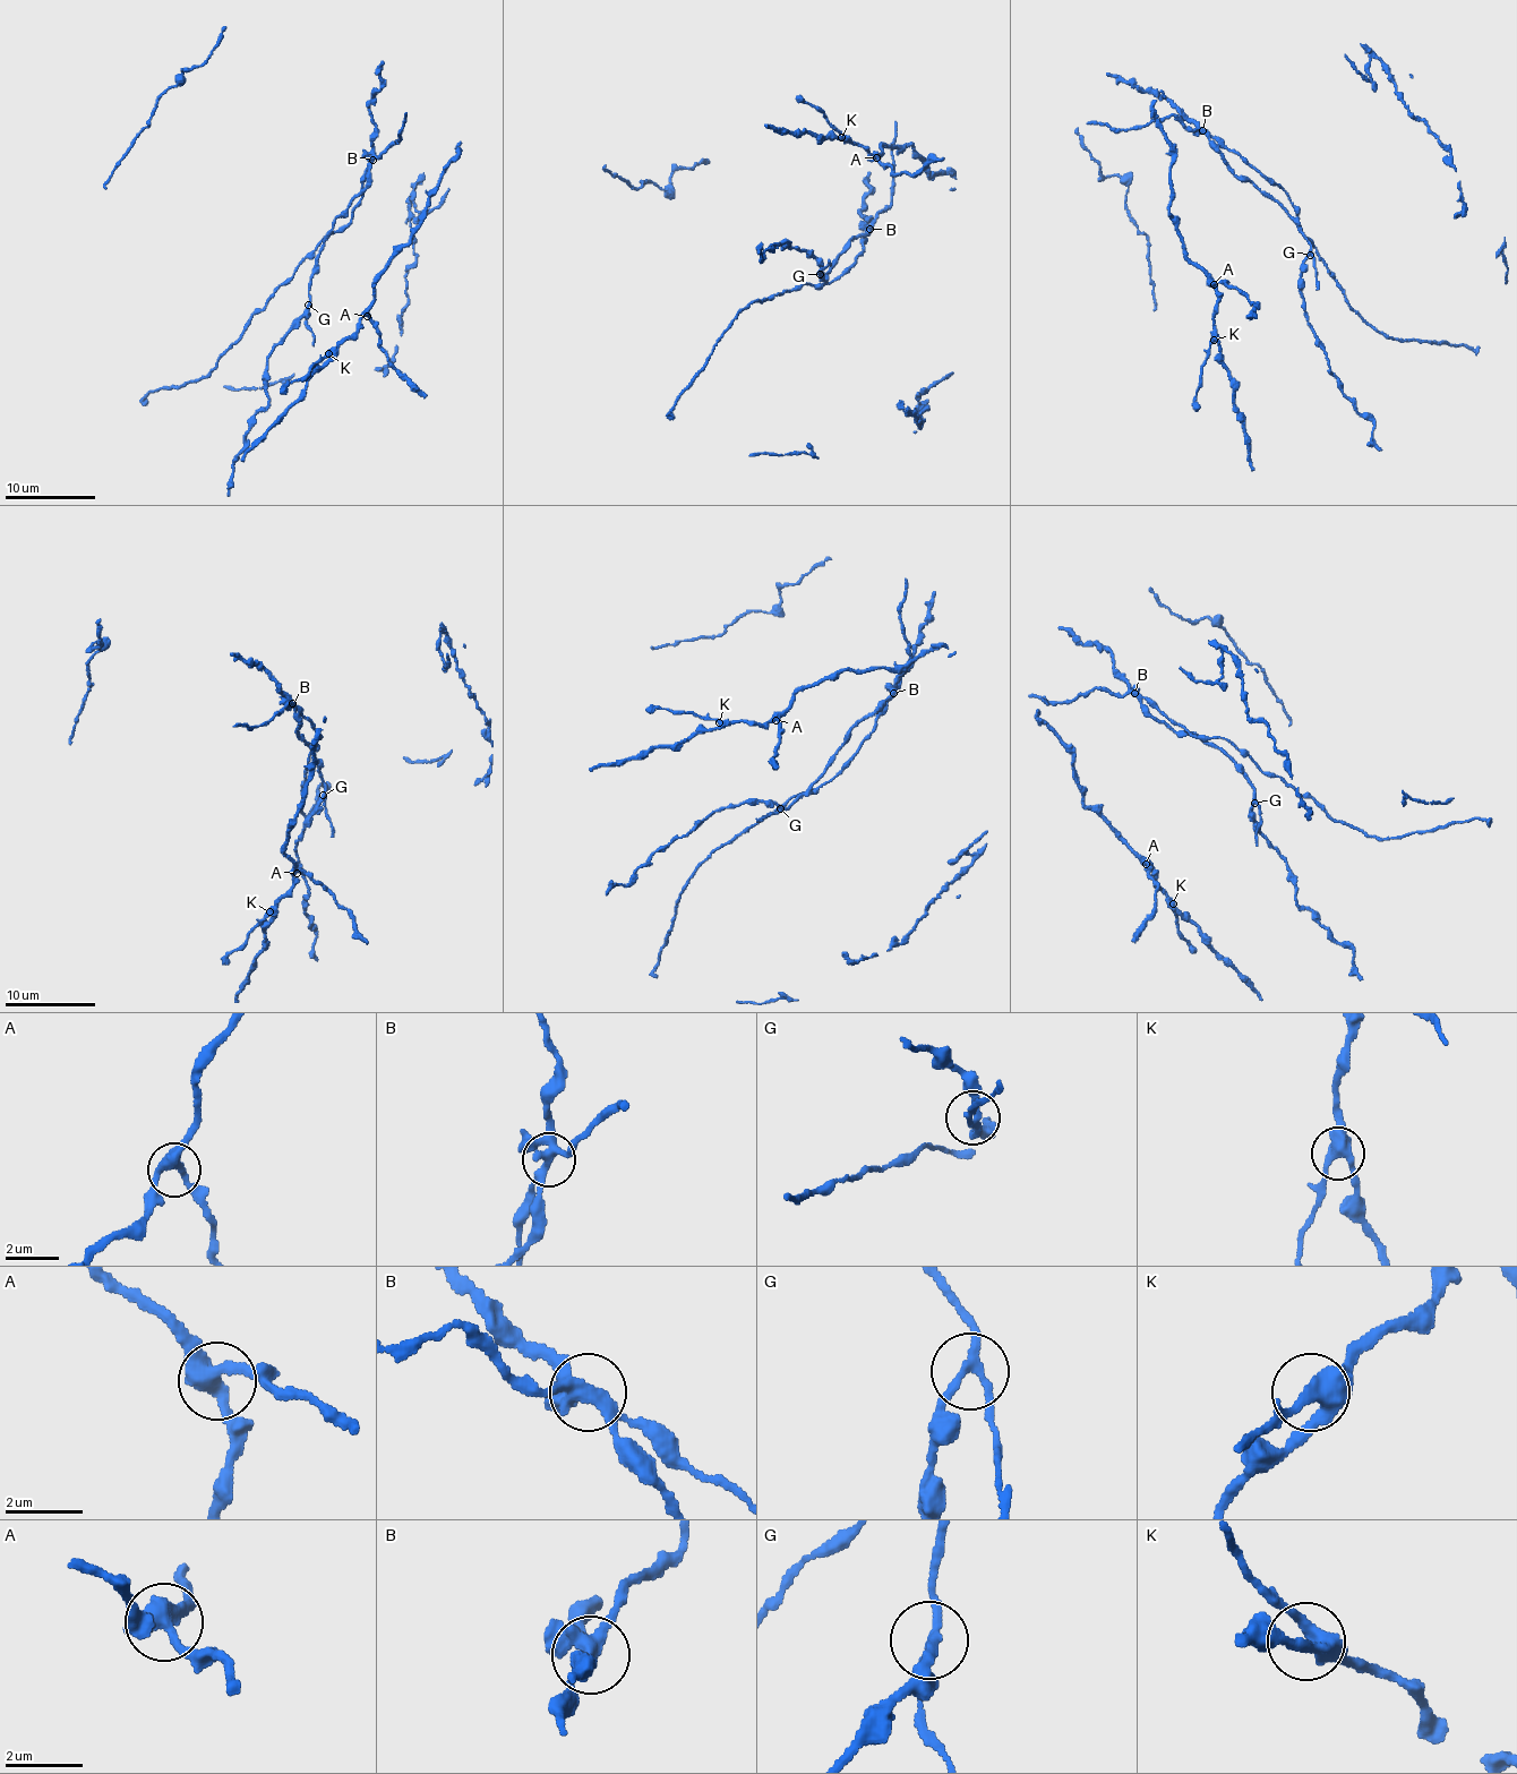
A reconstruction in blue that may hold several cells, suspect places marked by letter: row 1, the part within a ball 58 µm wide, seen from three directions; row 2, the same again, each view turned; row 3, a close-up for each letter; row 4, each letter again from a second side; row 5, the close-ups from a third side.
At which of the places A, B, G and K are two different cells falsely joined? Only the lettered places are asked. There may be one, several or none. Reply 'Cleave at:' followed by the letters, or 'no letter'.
Cleave at: B

